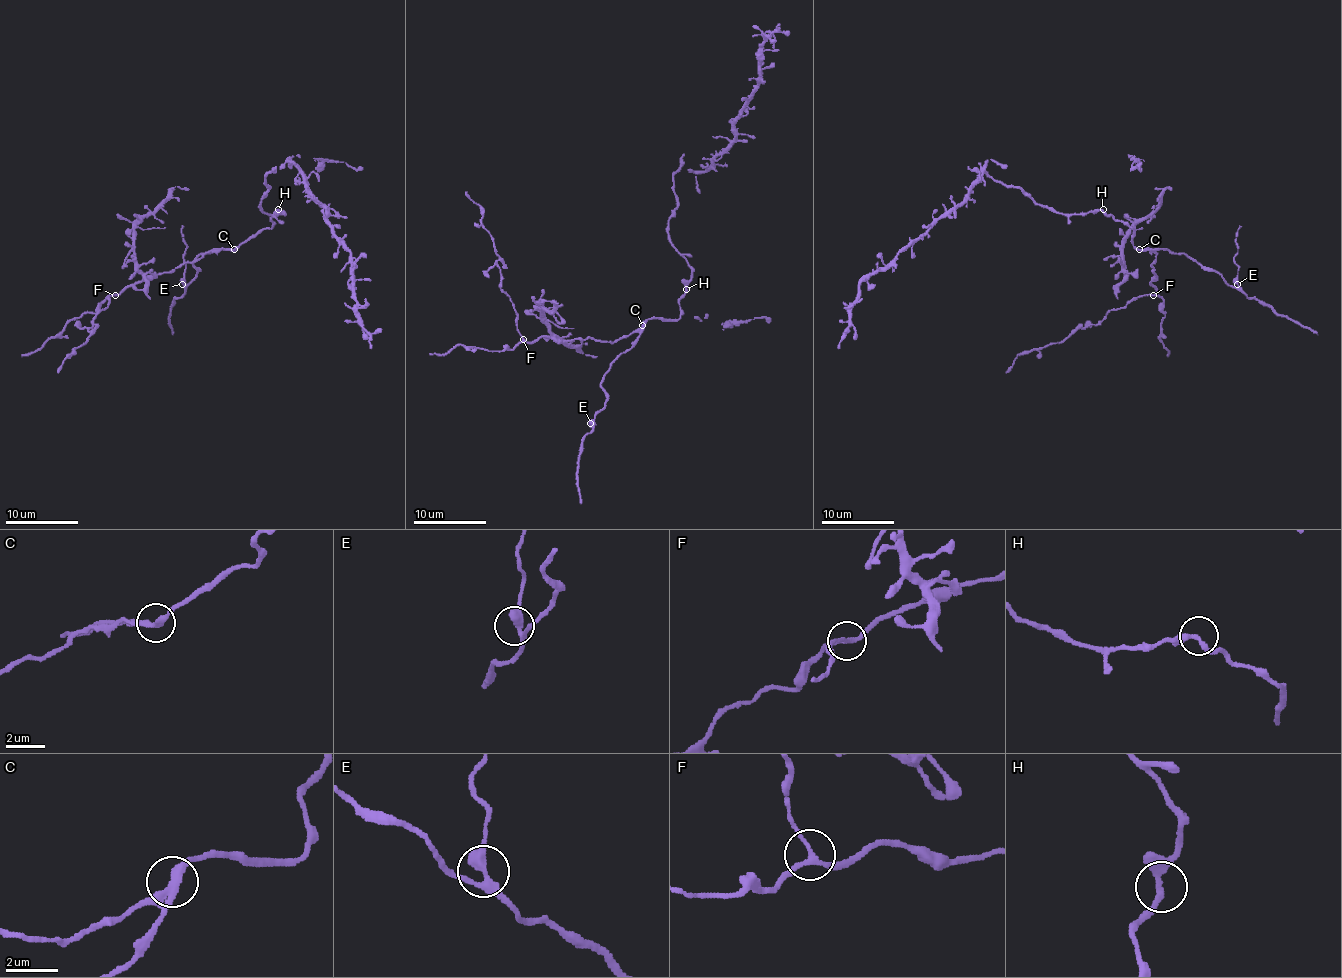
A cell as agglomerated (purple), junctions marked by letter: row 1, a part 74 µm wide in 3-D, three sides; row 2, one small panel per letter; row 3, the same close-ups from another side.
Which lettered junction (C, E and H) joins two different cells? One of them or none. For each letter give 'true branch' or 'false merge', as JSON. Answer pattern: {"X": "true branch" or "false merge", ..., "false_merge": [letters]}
{"C": "false merge", "E": "true branch", "H": "true branch", "false_merge": ["C"]}

